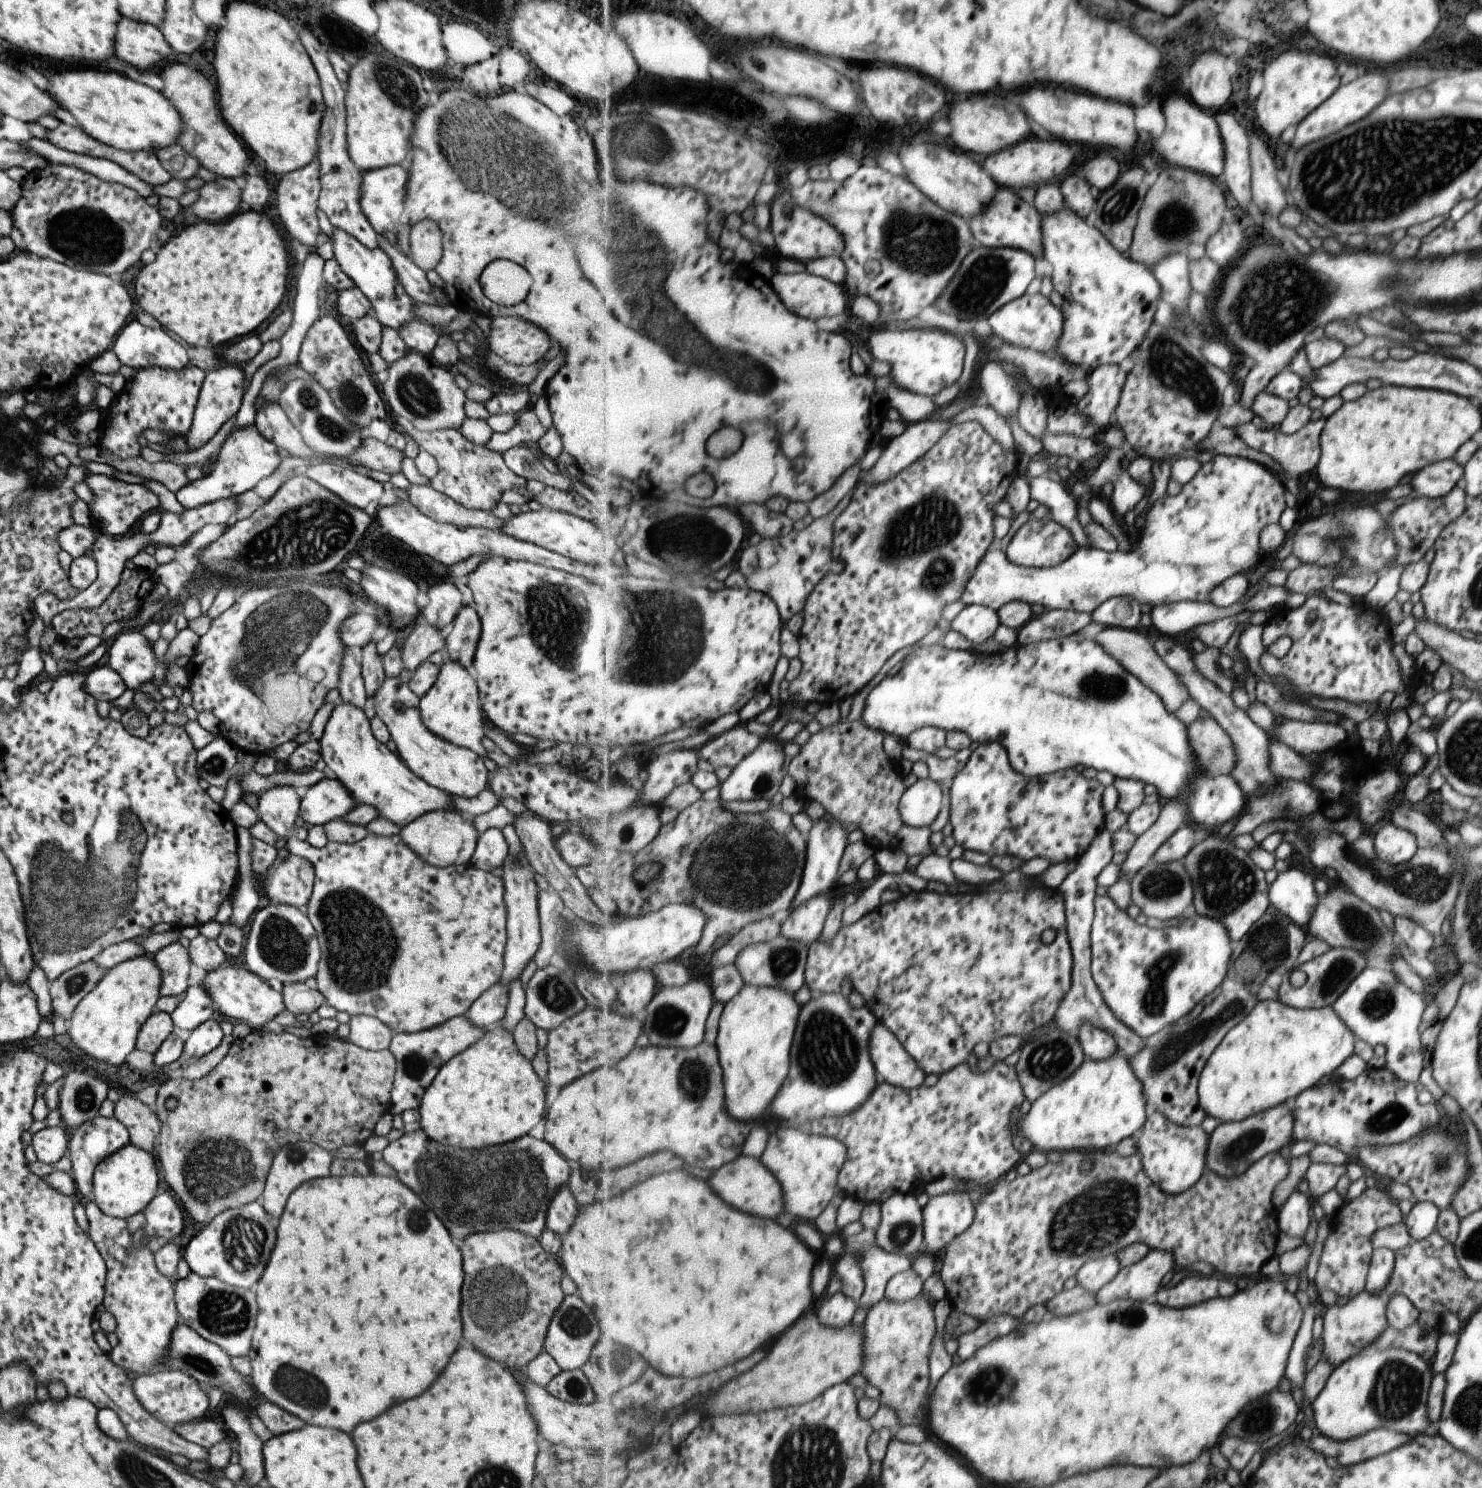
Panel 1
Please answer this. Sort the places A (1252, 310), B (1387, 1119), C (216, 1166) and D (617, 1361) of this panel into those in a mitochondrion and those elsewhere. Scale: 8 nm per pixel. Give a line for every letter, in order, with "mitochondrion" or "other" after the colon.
A: mitochondrion
B: mitochondrion
C: mitochondrion
D: mitochondrion

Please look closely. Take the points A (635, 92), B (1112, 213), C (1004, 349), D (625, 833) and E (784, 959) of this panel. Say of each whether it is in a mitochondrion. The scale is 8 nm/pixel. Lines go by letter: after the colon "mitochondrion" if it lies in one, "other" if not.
A: other
B: mitochondrion
C: other
D: mitochondrion
E: mitochondrion

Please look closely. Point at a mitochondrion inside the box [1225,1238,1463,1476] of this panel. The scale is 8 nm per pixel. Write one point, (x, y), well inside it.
(1395, 1393)

